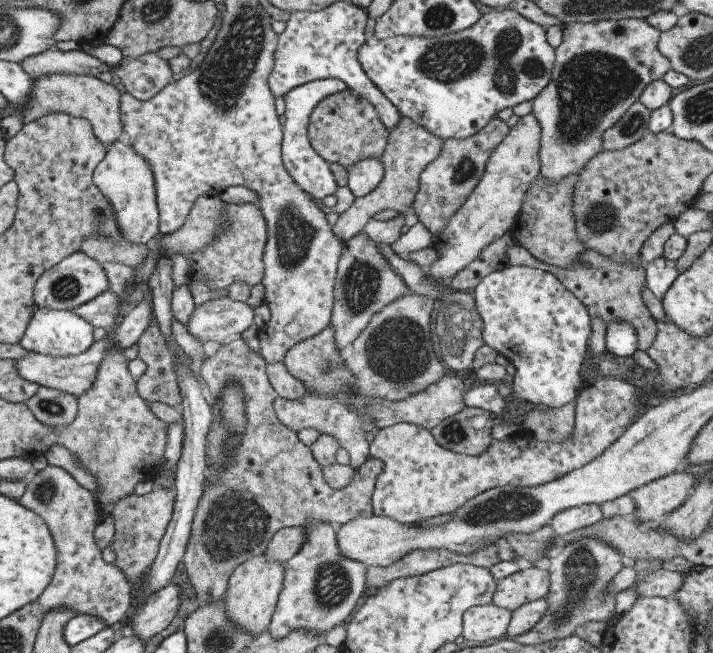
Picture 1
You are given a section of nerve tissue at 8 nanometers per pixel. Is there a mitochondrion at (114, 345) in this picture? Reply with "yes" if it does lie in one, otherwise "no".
no

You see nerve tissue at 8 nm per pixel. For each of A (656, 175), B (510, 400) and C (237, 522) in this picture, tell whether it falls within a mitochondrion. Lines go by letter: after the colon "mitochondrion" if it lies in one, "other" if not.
A: other
B: other
C: mitochondrion

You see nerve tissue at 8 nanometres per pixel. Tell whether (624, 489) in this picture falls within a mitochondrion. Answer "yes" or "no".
no

